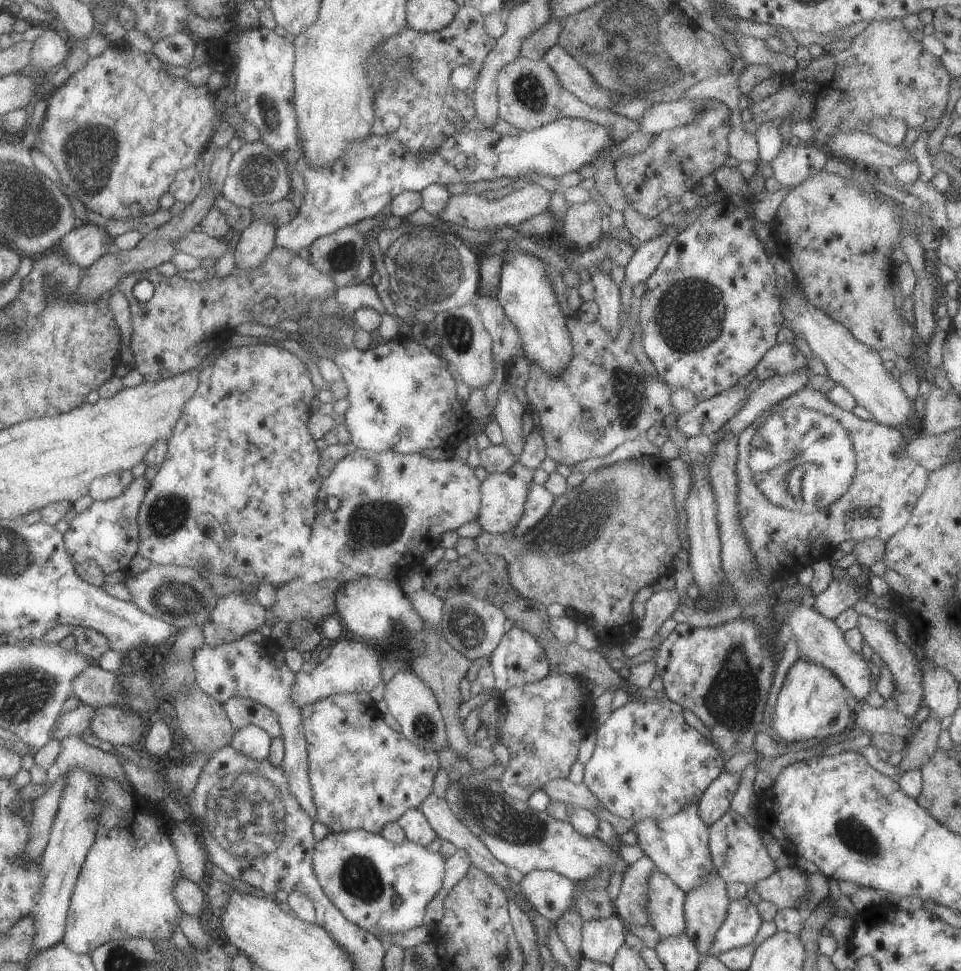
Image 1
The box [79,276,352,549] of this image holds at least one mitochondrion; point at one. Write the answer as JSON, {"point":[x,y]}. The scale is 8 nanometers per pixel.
{"point":[166,514]}

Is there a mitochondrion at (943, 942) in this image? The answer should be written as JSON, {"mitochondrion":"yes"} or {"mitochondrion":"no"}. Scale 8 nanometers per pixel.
{"mitochondrion":"no"}

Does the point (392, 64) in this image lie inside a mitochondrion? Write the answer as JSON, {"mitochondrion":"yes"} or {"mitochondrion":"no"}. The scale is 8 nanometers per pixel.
{"mitochondrion":"yes"}

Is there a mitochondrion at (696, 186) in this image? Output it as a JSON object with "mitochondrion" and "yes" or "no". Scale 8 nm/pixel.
{"mitochondrion":"no"}

